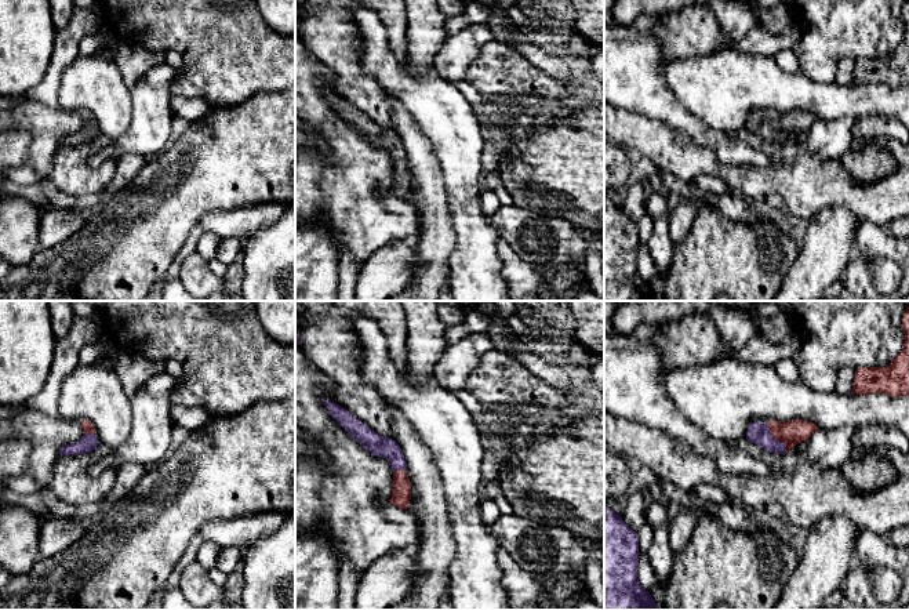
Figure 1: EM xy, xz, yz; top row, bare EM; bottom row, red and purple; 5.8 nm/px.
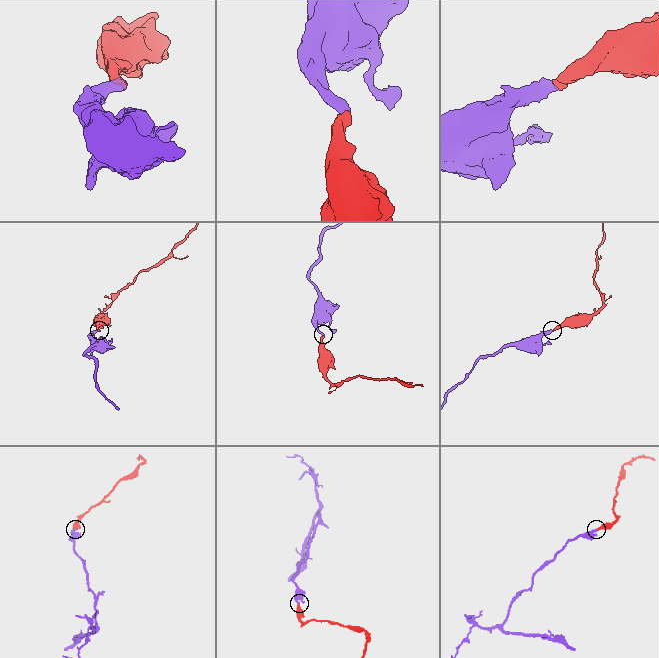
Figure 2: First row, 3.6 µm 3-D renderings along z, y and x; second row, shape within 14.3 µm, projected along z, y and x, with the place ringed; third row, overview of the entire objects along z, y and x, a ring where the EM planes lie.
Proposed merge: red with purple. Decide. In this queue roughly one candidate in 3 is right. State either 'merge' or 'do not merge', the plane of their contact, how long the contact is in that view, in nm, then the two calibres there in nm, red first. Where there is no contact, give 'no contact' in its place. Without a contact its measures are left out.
merge; contact in yz; length 220 nm; calibres 140 and 130 nm

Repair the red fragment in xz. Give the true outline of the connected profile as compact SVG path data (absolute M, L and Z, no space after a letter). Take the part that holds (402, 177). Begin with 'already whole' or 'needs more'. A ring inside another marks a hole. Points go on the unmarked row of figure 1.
needs more; M321 88L330 106L354 130L364 141L372 146L383 148L393 161L393 185L389 190L397 199L407 200L411 190L411 173L407 167L403 142L400 137L389 128L383 128L368 116L363 115L346 99Z

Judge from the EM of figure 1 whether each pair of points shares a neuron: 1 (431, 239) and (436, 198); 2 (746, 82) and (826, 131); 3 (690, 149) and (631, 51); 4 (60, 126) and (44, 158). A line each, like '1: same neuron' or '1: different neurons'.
1: same neuron
2: different neurons
3: different neurons
4: same neuron

